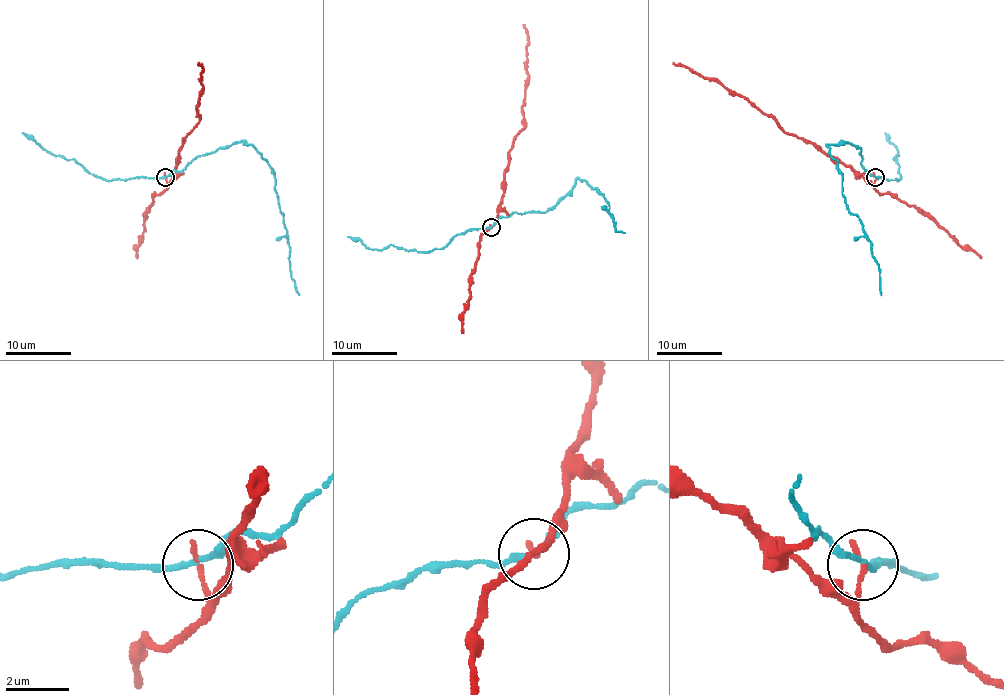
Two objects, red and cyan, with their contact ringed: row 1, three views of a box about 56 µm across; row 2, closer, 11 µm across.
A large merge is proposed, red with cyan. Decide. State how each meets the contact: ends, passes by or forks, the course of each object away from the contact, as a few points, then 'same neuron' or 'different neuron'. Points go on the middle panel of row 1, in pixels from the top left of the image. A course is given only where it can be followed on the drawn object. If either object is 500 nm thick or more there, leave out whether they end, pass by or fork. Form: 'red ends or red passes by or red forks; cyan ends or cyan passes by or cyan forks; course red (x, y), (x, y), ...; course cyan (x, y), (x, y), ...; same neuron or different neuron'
red ends; cyan passes by; course red (490, 227), (504, 193), (504, 170), (513, 139), (525, 126), (522, 105), (528, 72), (528, 38), (523, 25); course cyan (490, 227), (499, 217), (507, 217), (513, 212), (546, 212), (577, 178), (605, 198), (615, 230), (624, 232); different neuron

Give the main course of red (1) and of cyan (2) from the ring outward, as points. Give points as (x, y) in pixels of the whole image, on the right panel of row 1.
1: (876, 178), (872, 183), (866, 181), (841, 163), (835, 163), (812, 143), (787, 134), (747, 99), (673, 62)
2: (876, 178), (861, 165), (861, 148), (827, 145), (846, 207), (871, 243), (880, 295)

